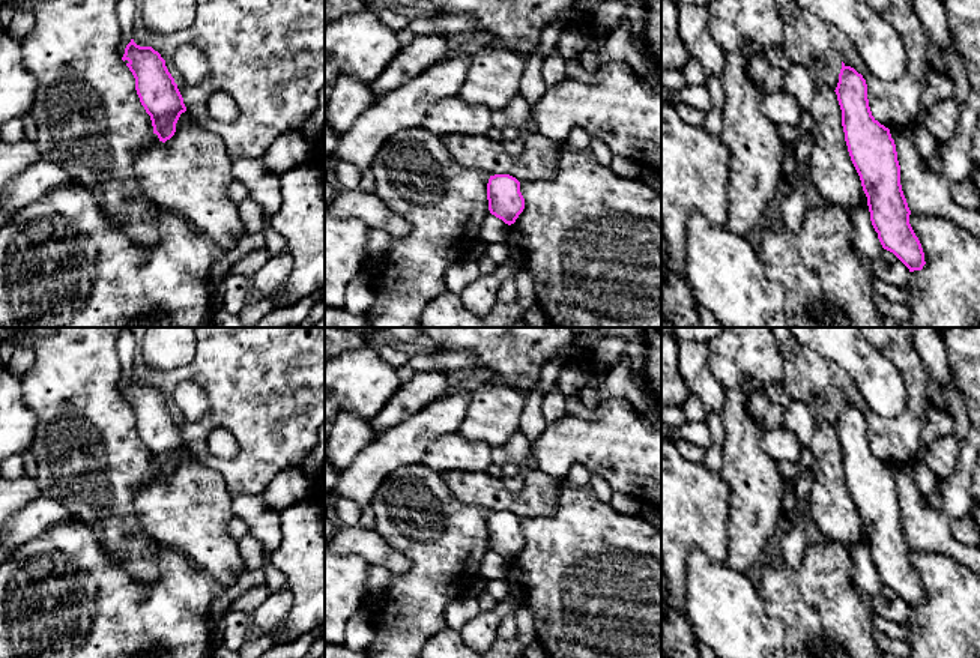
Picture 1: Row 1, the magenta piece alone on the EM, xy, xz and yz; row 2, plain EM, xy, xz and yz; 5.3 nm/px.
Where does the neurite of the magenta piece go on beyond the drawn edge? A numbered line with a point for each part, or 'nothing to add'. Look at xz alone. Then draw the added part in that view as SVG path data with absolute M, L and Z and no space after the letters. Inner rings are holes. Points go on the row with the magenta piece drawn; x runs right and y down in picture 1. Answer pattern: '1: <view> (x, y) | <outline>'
nothing to add

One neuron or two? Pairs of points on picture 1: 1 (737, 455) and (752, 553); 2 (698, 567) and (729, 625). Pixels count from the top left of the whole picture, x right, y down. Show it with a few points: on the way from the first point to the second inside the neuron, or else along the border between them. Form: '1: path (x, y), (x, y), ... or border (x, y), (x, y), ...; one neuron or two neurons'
1: path (752, 479), (752, 529); one neuron
2: path (707, 582), (725, 610); one neuron

